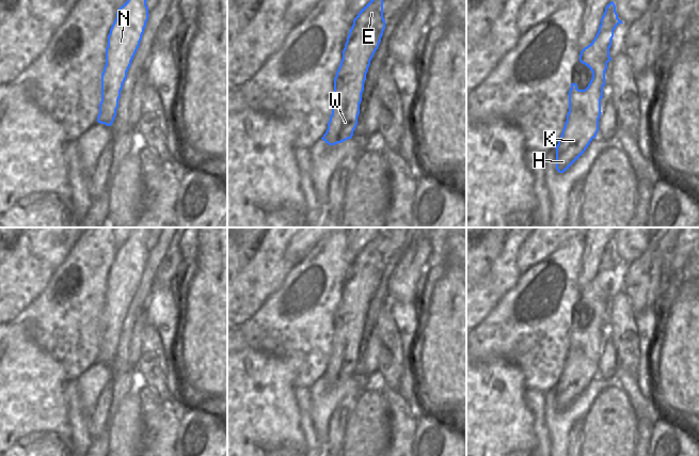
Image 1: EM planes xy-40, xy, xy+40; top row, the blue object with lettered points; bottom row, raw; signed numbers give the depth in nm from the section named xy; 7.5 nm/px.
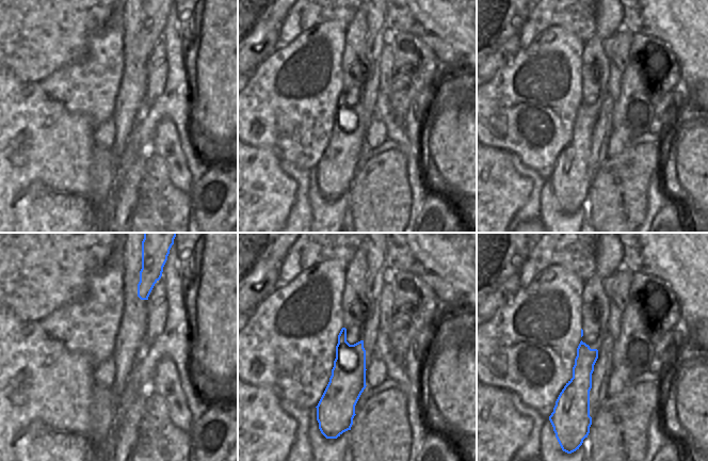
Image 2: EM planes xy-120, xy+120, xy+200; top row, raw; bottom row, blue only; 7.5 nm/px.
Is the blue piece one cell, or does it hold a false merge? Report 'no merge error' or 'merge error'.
no merge error

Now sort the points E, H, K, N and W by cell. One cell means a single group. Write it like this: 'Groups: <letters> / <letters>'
Groups: E H K N W

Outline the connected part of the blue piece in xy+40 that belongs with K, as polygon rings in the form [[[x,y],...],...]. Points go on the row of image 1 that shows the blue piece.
[[[611,1],[605,7],[601,18],[601,25],[594,40],[585,47],[579,54],[579,62],[585,64],[591,72],[592,78],[585,90],[578,90],[576,83],[571,83],[569,91],[569,112],[558,140],[556,148],[556,170],[559,173],[567,171],[586,151],[590,142],[597,137],[599,131],[599,119],[601,116],[601,99],[603,97],[603,87],[605,85],[605,72],[607,63],[611,60],[609,48],[614,37],[614,31],[619,23],[623,23],[616,12],[616,5]]]

